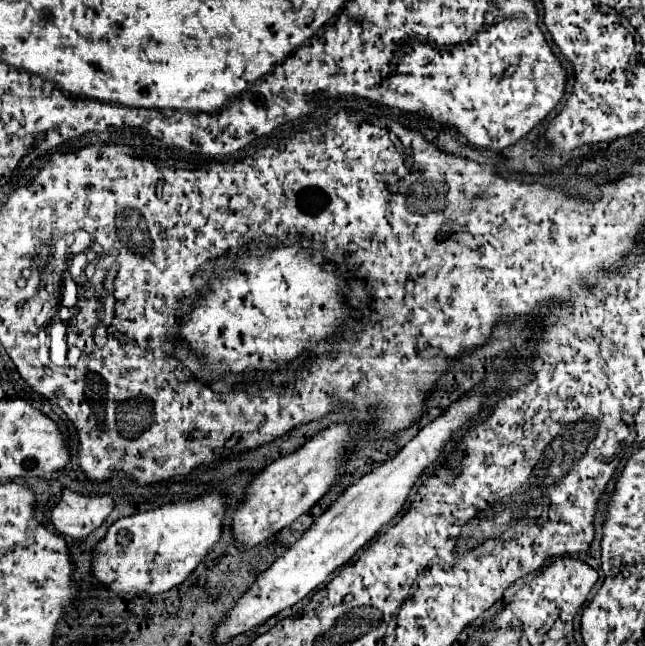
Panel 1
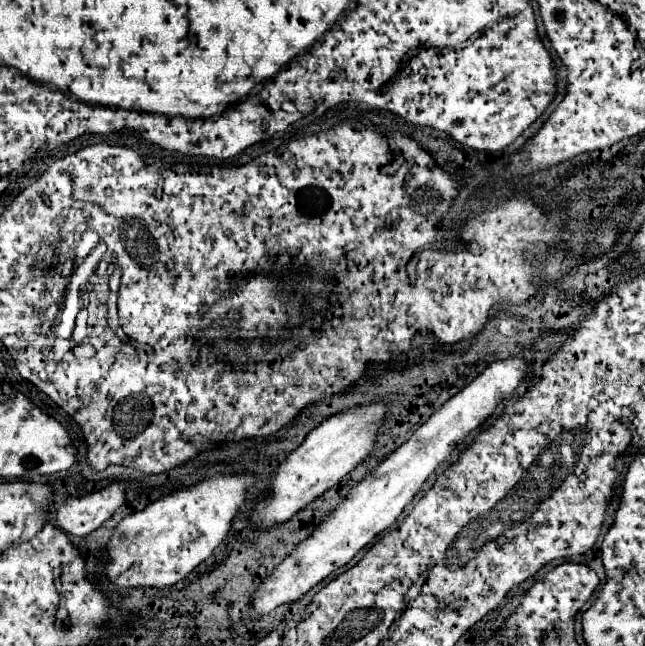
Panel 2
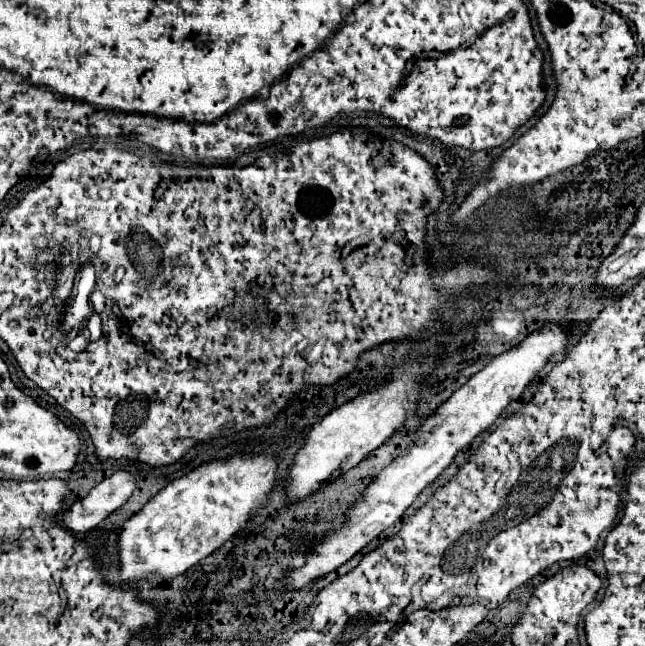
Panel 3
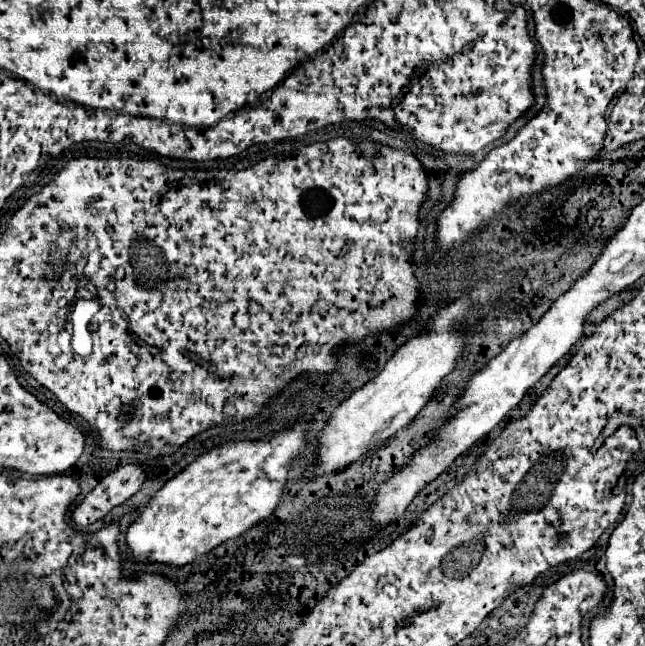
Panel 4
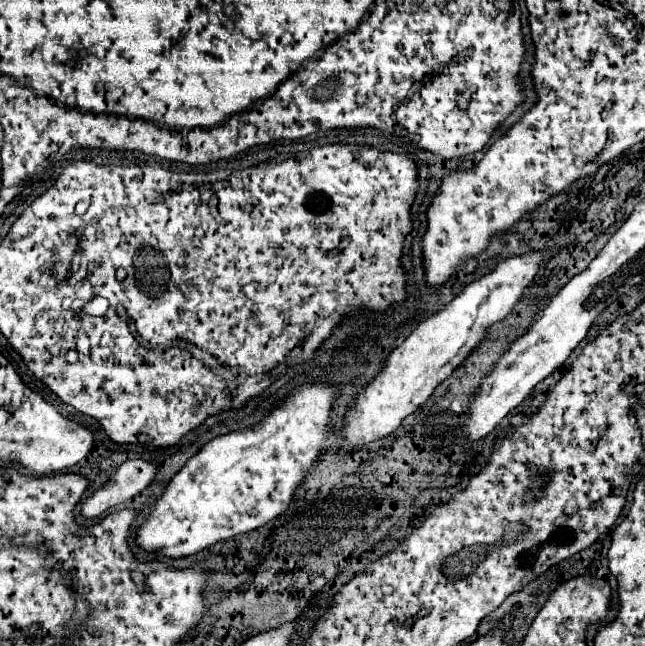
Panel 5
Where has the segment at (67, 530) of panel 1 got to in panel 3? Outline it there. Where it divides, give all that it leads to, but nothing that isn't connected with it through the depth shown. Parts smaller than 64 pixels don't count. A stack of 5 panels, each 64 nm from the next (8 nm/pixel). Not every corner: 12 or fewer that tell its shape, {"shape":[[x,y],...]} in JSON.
{"shape":[[119,469],[74,502],[66,528],[85,533],[136,490],[134,472]]}

